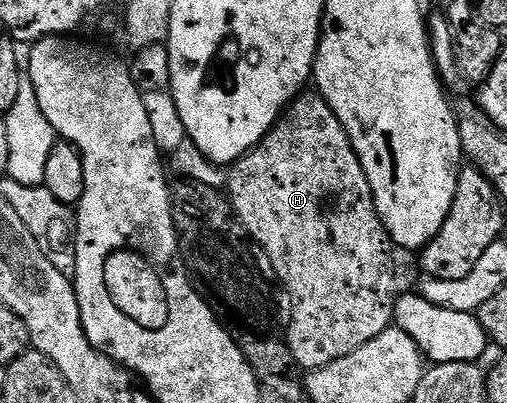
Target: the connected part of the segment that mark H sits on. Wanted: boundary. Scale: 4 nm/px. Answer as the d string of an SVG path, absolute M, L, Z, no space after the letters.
M309 92L298 97L285 110L281 120L274 125L273 130L265 136L264 141L257 146L252 155L244 158L236 166L235 172L237 174L234 177L232 174L227 181L227 196L244 232L254 242L257 240L261 244L261 249L265 252L266 259L273 264L278 279L285 284L286 291L293 296L293 322L290 323L289 329L287 325L287 340L291 355L297 360L298 366L305 371L322 369L327 367L327 363L335 363L335 359L343 359L343 355L351 355L351 351L359 351L359 347L371 343L371 339L375 339L384 329L390 328L393 321L393 303L399 293L397 281L393 278L393 261L389 258L389 249L391 250L389 233L383 227L377 214L371 183L367 183L367 175L359 163L357 152L353 149L353 144L343 127L343 123L339 123L335 111L331 111L328 103L316 92Z

